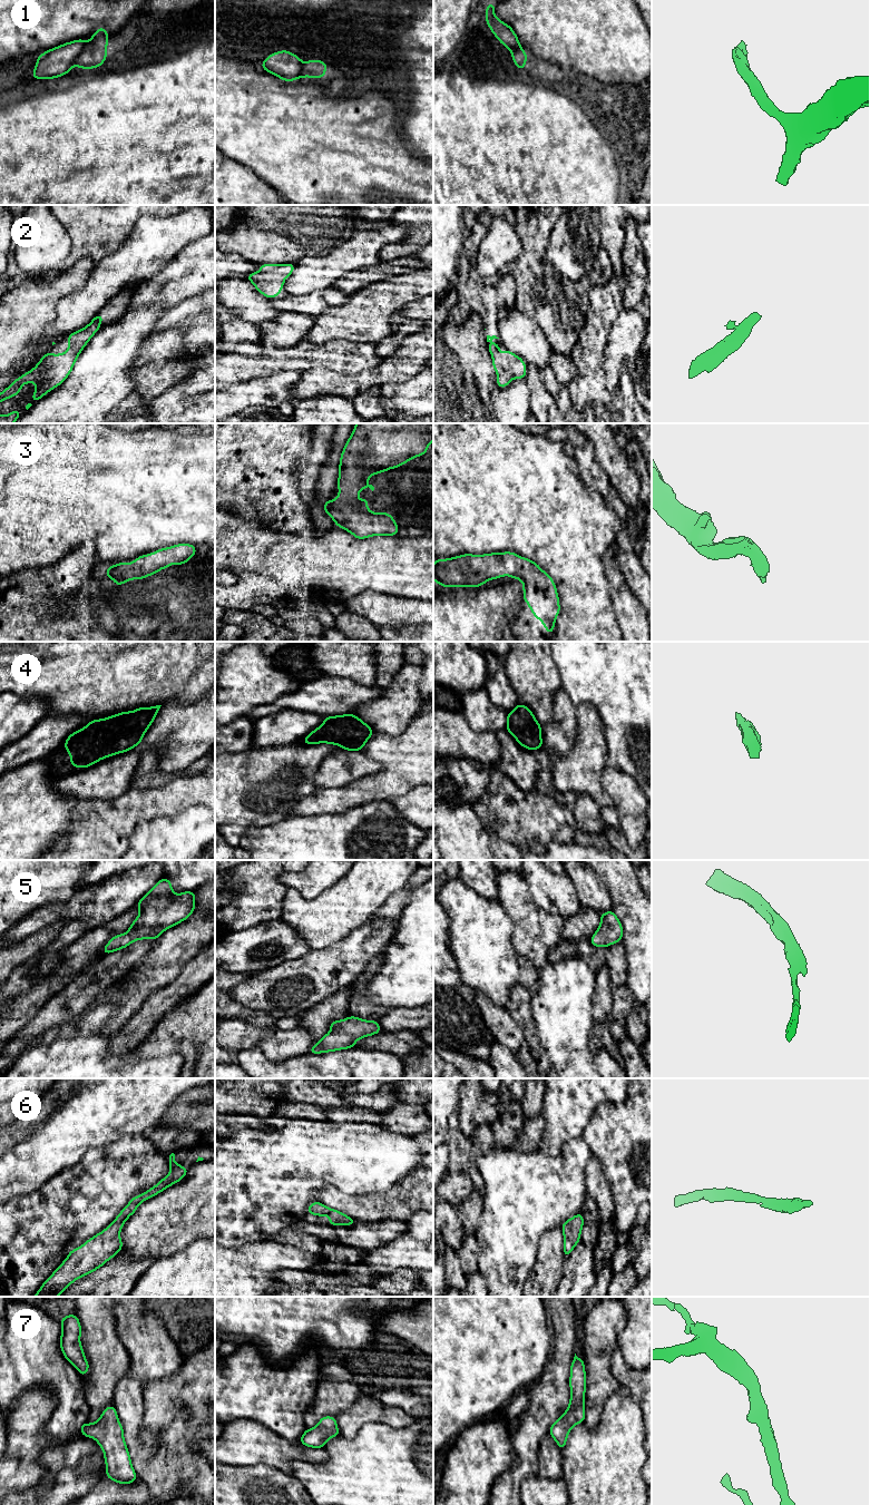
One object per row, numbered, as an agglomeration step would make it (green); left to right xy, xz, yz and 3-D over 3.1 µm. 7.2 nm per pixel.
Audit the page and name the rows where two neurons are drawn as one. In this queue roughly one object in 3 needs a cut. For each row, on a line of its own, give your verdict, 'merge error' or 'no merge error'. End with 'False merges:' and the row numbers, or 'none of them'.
1: merge error
2: no merge error
3: no merge error
4: no merge error
5: no merge error
6: no merge error
7: no merge error
False merges: 1

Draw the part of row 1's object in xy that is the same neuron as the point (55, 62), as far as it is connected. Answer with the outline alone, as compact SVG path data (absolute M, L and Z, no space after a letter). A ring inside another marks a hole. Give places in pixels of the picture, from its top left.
M78 39L45 51L38 56L31 77L52 79L68 74L76 65L76 58L86 45L84 39Z

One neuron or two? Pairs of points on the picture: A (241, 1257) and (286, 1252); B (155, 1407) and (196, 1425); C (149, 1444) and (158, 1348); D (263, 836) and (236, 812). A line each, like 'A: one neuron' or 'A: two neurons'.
A: one neuron
B: one neuron
C: one neuron
D: two neurons

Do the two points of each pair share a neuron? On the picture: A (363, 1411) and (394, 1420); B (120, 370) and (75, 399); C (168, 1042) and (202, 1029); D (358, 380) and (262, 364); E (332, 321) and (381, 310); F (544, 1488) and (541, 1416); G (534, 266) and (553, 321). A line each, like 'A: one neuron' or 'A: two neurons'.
A: one neuron
B: one neuron
C: one neuron
D: two neurons
E: one neuron
F: two neurons
G: one neuron

